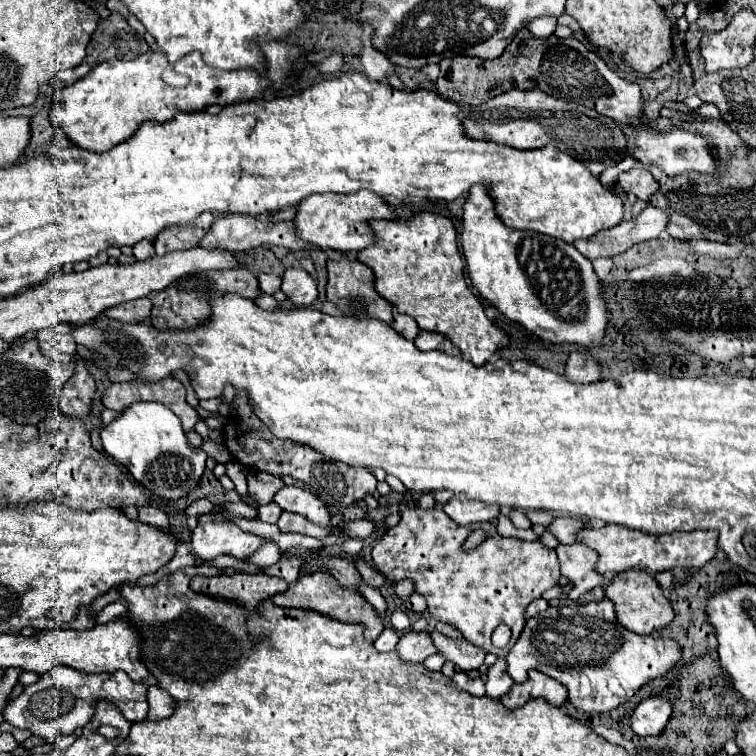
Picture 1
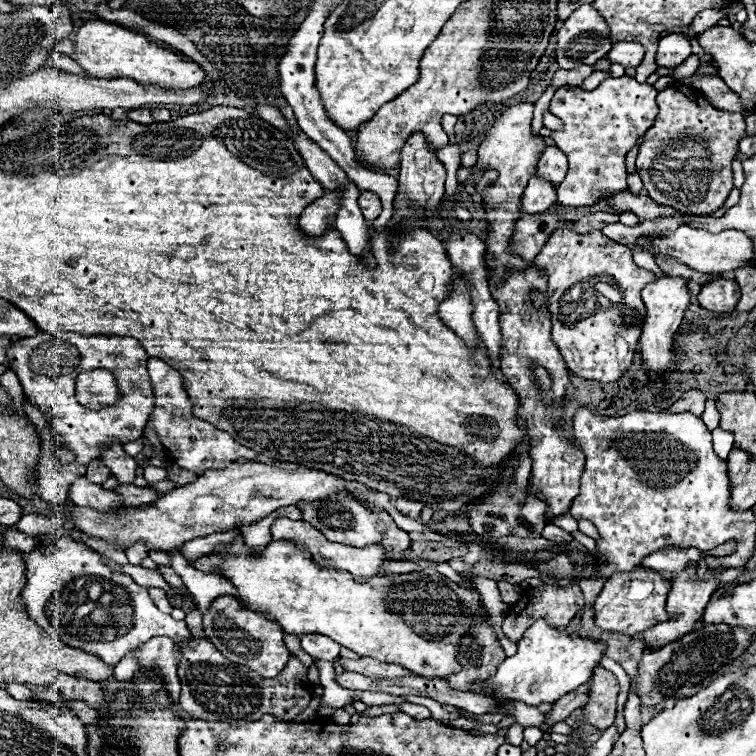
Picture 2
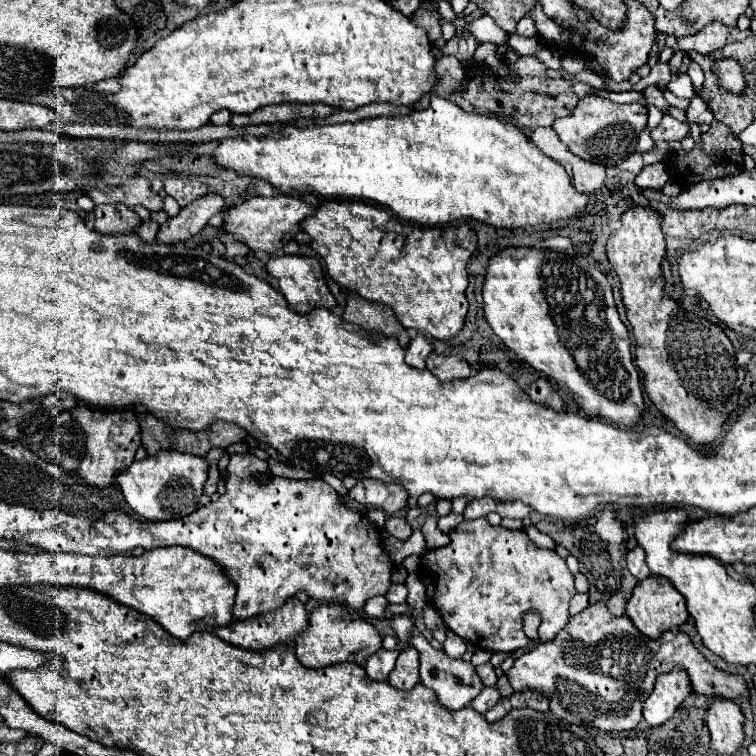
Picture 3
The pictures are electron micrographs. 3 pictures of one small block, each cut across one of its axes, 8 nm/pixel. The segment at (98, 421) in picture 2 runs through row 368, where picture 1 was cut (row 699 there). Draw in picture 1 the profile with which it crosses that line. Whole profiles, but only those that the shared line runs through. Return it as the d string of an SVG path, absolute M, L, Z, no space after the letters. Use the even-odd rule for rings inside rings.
M54 666L50 672L42 674L36 684L26 686L24 692L4 708L4 720L16 728L30 730L50 744L56 744L60 736L72 734L76 728L84 728L88 724L96 698L106 698L116 704L130 722L146 718L146 686L142 682L134 682L128 674L120 670L112 674L84 674L68 666Z

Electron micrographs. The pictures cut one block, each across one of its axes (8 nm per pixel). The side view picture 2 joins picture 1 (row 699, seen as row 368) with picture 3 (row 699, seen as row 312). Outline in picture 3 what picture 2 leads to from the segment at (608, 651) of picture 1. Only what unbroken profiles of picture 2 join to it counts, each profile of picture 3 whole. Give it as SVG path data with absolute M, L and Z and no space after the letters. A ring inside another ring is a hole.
M602 602L570 616L568 624L552 642L538 644L534 650L516 658L508 678L516 692L528 686L546 696L552 712L566 724L624 732L634 730L642 720L638 708L642 708L646 692L652 690L656 678L676 668L688 674L692 692L698 696L738 700L748 694L744 678L714 668L694 648L688 634L668 630L658 640L650 640L636 630L628 616L612 616Z

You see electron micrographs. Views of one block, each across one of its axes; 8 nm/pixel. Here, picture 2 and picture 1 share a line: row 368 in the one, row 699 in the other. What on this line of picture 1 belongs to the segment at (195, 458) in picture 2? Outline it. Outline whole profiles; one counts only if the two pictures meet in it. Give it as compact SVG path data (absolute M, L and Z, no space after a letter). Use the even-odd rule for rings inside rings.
M150 686L148 688L148 704L150 704L150 710L148 710L148 716L146 720L164 720L164 718L170 718L174 714L174 698L164 692L160 686Z

